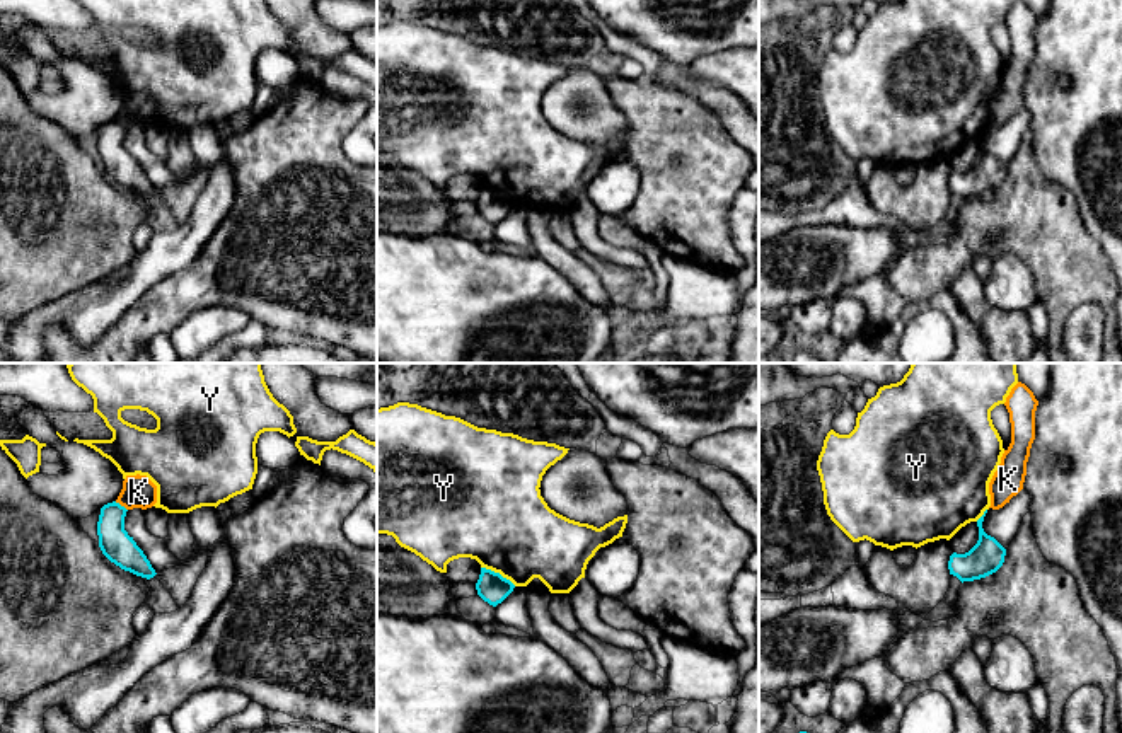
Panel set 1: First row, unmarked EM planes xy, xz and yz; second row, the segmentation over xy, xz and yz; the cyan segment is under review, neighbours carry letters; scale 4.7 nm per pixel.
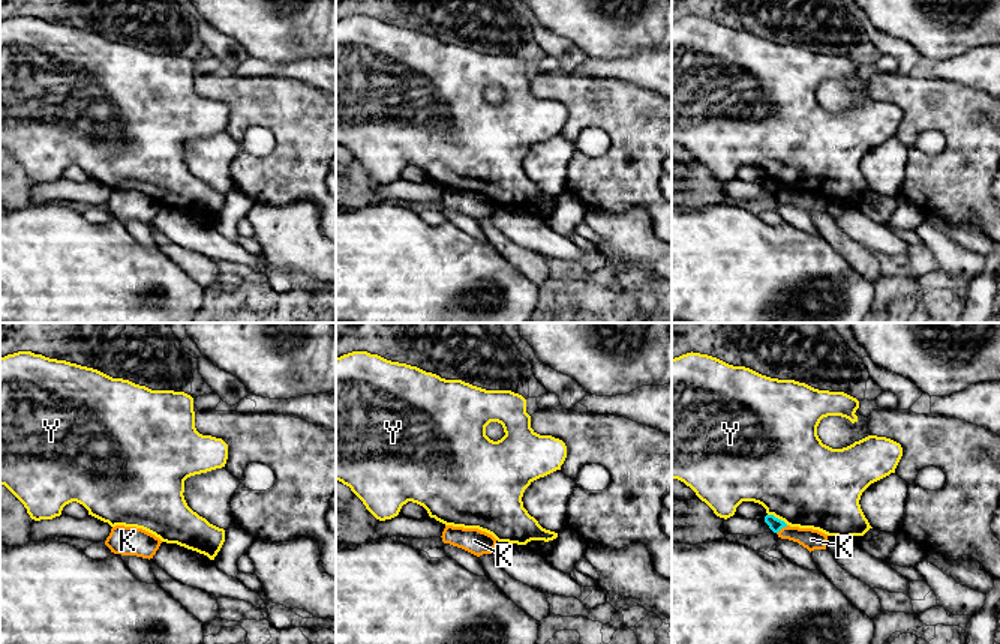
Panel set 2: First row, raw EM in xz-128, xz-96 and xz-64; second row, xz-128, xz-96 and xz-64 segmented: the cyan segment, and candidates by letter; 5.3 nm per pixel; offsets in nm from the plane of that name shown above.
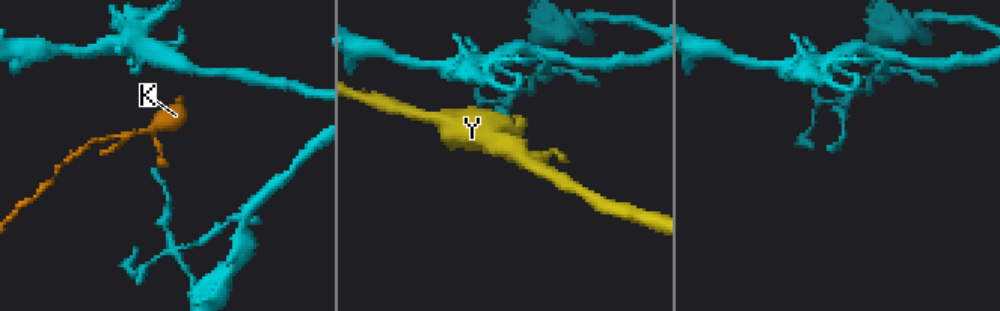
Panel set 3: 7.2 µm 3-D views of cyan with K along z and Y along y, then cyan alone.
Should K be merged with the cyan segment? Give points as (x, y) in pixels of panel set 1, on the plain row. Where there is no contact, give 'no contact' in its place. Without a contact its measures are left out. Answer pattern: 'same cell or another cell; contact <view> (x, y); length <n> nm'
another cell; contact xy (120, 123); length 80 nm

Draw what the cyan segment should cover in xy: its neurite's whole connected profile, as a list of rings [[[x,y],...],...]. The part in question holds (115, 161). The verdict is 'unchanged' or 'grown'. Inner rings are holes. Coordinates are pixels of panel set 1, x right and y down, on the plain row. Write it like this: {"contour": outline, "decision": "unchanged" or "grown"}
{"contour": [[[113,119],[101,126],[97,140],[99,165],[102,172],[124,189],[142,196],[153,196],[157,191],[133,155],[124,148],[126,126]]], "decision": "unchanged"}

